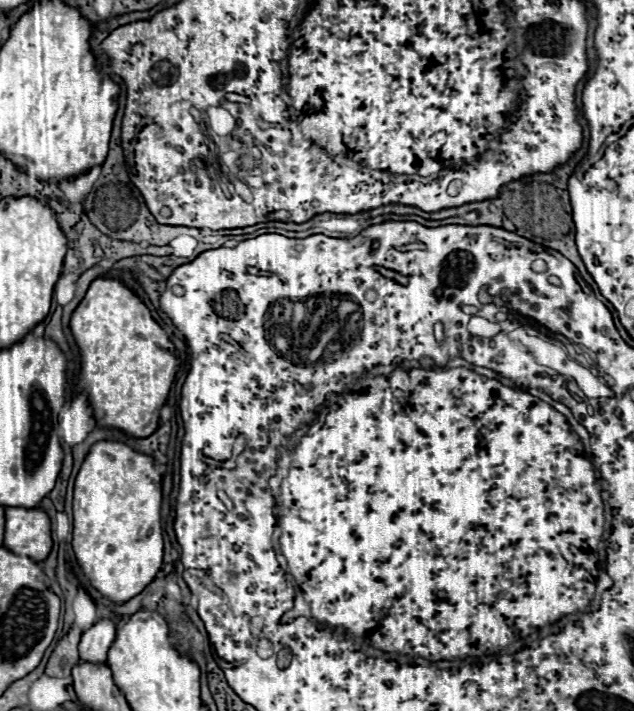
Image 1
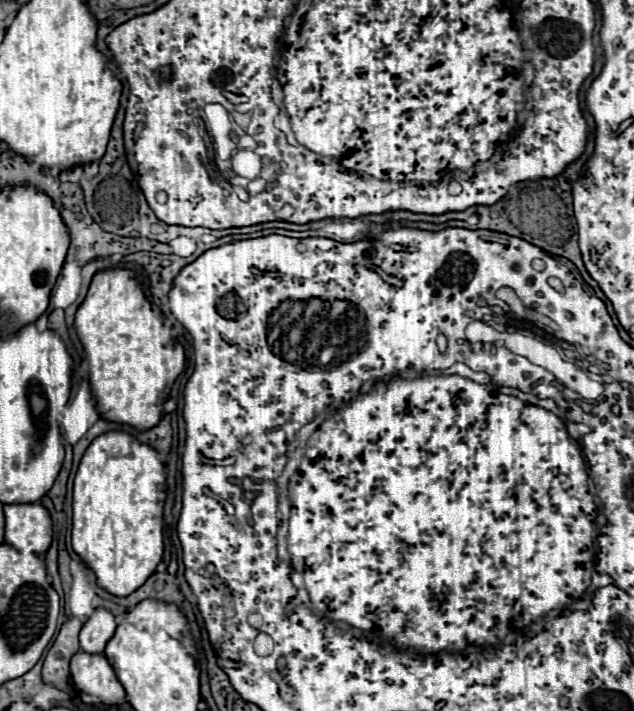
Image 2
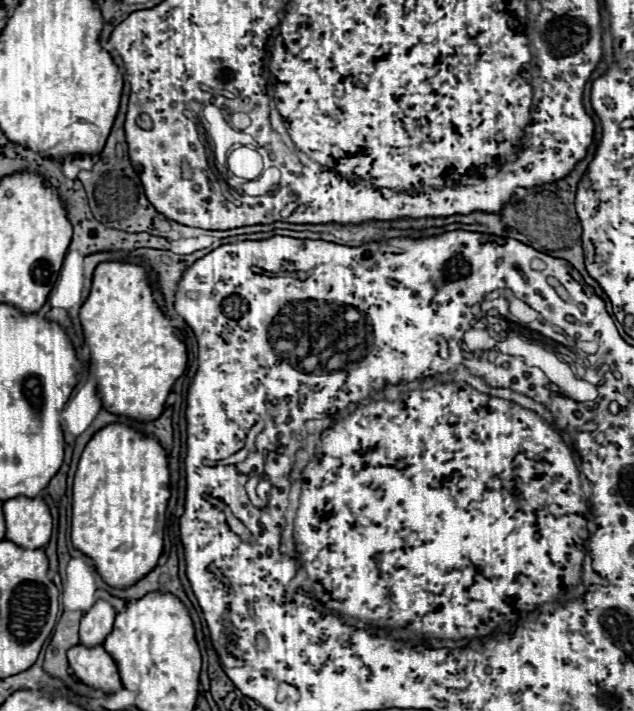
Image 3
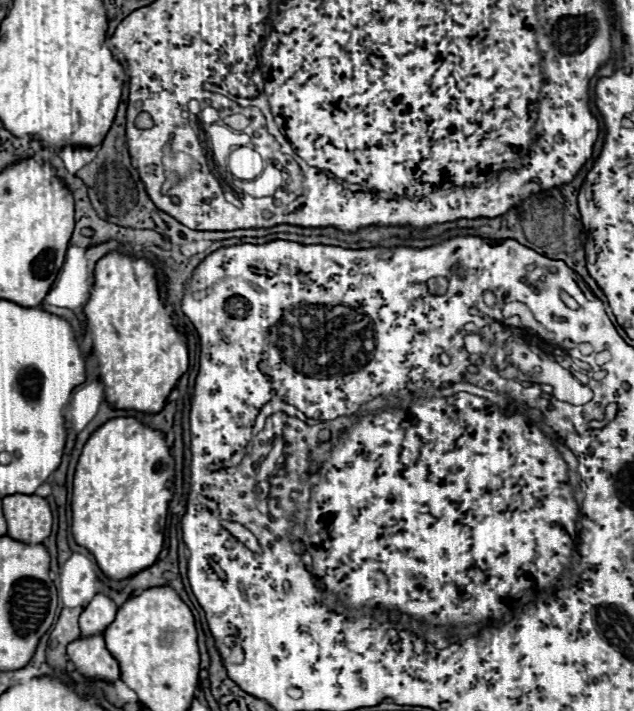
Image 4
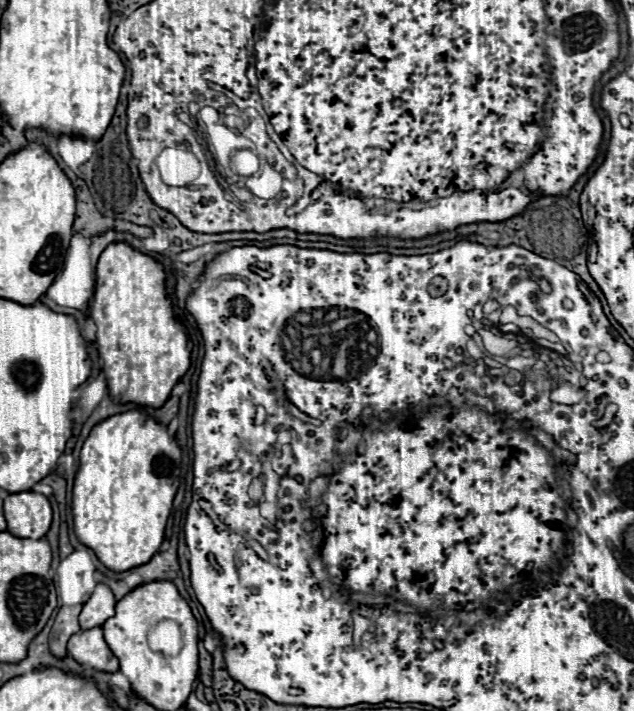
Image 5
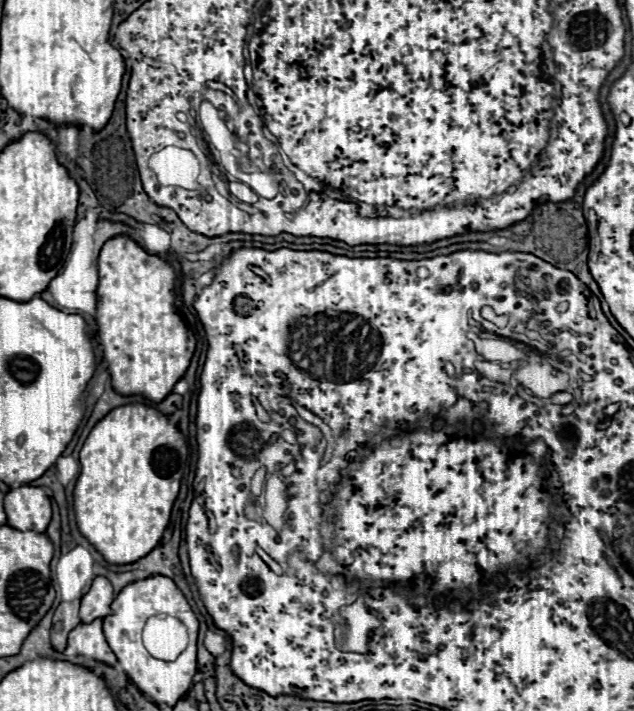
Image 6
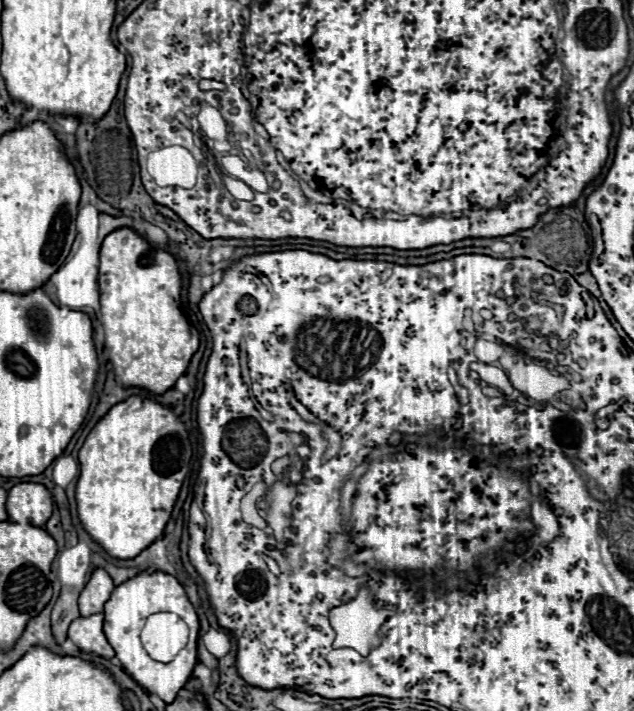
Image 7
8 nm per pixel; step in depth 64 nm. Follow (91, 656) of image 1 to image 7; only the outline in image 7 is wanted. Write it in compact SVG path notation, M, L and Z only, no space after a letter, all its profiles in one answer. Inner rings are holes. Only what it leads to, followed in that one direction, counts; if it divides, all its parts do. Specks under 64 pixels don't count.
M94 570L90 576L90 582L80 592L80 614L90 616L104 610L104 604L110 600L110 594L114 590L112 578L104 570Z

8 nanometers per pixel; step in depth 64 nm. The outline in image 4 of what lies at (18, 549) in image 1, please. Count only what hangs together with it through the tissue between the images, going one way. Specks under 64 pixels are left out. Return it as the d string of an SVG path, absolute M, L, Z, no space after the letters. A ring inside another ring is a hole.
M6 496L4 516L8 522L8 536L18 542L42 544L50 536L52 512L48 502L40 496Z

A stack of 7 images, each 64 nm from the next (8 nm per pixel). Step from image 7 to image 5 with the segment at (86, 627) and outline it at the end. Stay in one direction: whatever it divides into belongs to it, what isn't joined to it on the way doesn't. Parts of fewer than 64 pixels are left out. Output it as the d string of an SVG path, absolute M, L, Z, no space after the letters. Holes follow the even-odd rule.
M102 628L80 630L68 642L68 654L82 666L100 672L118 672L118 658L110 652L102 638Z

